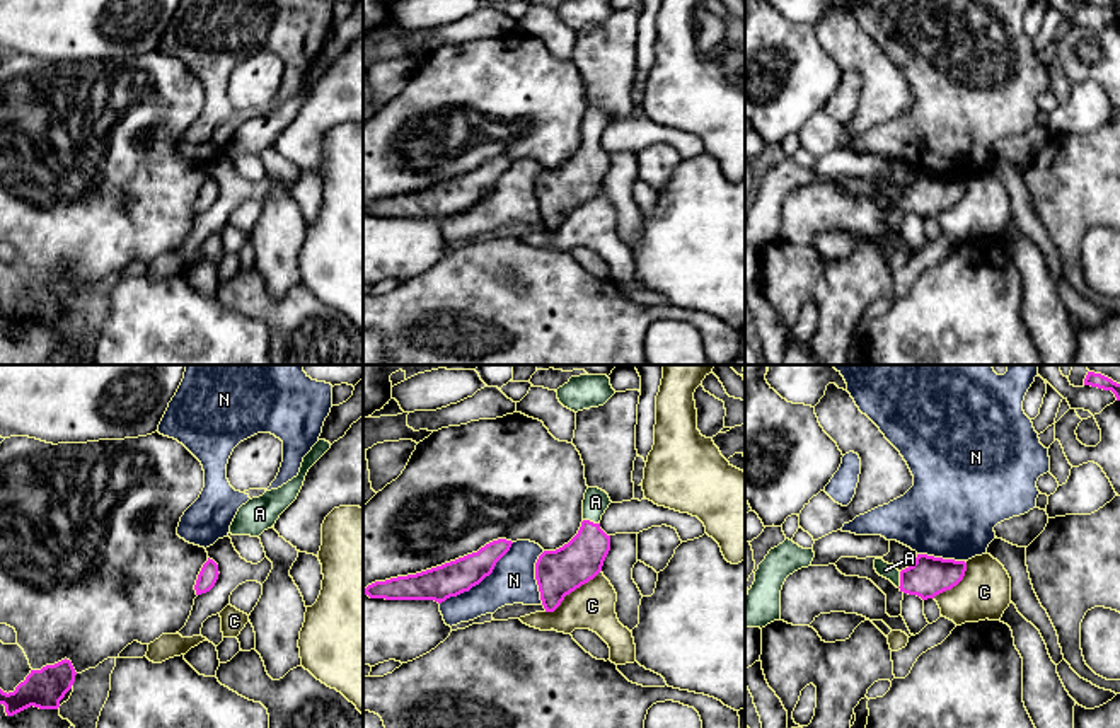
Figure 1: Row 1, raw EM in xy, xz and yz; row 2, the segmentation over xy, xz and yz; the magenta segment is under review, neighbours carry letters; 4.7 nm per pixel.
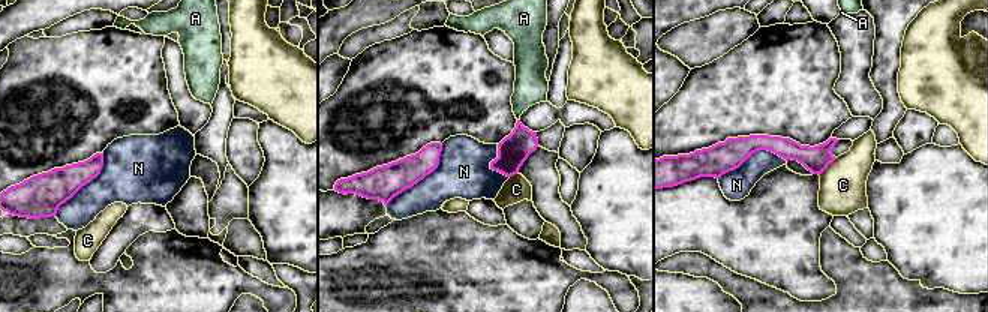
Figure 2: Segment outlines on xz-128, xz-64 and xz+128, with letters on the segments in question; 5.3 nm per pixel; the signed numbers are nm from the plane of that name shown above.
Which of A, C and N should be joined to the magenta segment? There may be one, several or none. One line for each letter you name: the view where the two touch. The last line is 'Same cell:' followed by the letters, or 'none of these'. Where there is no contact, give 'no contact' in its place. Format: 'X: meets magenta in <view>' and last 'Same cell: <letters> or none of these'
A: meets magenta in xz
Same cell: A

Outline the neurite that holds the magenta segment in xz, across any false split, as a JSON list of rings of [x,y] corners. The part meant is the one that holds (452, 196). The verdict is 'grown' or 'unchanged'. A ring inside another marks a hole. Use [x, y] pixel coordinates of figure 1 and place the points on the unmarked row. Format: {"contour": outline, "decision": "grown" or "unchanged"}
{"contour": [[[498,157],[477,170],[442,184],[368,203],[363,211],[385,218],[435,218],[438,222],[457,215],[489,194],[496,181],[510,169],[511,159]]], "decision": "unchanged"}

